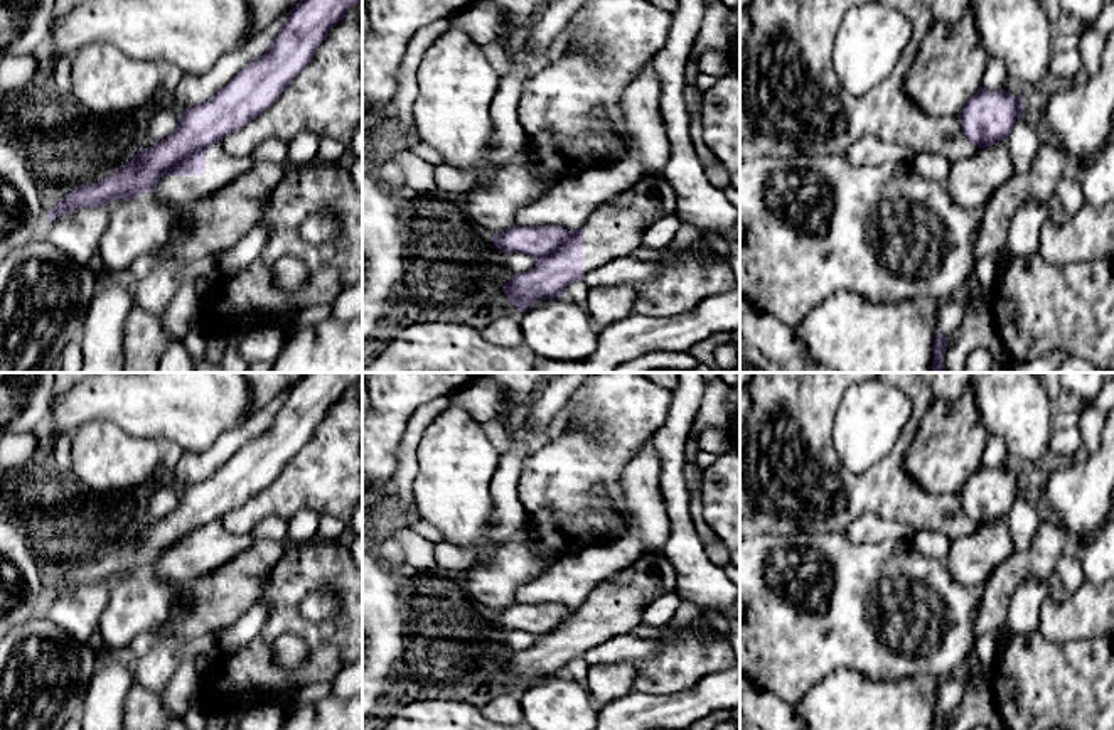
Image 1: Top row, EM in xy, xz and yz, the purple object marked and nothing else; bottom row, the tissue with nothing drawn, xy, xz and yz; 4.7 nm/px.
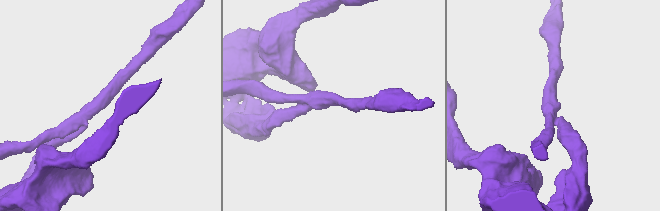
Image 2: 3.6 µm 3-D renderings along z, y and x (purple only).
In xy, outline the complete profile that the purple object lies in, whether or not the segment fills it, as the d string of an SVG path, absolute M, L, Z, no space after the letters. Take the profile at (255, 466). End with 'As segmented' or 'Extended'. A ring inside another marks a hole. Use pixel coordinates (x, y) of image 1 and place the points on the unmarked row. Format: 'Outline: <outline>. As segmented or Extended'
Outline: M305 373L292 388L283 406L268 428L243 445L211 477L189 486L177 499L177 506L162 519L138 526L135 534L101 560L86 561L66 572L51 588L47 600L67 588L81 585L104 585L118 577L131 578L145 570L160 580L187 585L206 577L241 553L256 539L251 534L233 534L222 524L224 514L236 511L253 496L266 489L287 467L290 459L312 438L325 413L357 383L362 373Z. Extended

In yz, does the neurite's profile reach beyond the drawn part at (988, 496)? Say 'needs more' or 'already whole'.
needs more

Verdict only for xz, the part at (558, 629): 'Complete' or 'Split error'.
Split error

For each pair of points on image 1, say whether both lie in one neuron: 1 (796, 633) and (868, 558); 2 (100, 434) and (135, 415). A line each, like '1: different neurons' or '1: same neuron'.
1: same neuron
2: different neurons

